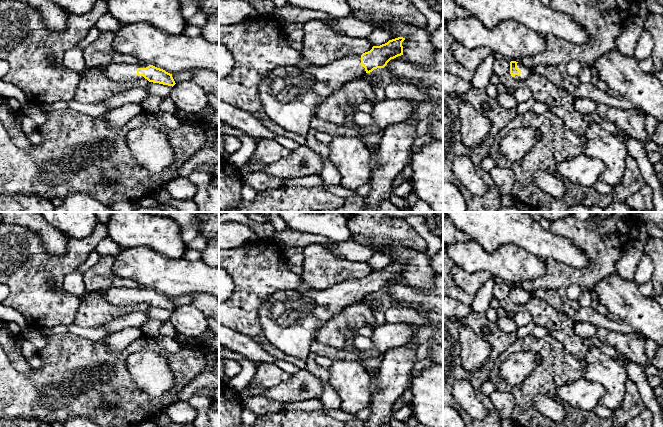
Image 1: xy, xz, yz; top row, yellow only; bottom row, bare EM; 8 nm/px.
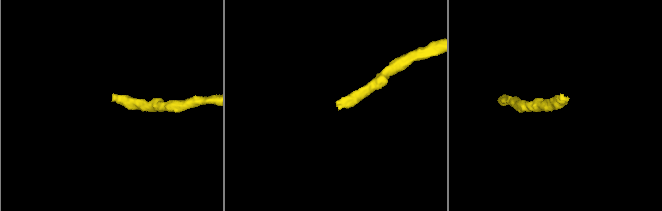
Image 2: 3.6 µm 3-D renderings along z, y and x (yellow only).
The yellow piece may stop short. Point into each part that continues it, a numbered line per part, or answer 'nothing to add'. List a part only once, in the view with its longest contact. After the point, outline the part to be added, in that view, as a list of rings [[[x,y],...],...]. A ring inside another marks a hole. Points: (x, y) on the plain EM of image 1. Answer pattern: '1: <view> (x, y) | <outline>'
1: xy (122, 296) | [[[138,286],[136,288],[119,287],[103,289],[101,290],[101,294],[109,303],[113,305],[127,306],[145,303],[143,300],[137,299],[137,293],[146,292],[148,290],[148,288],[141,286]]]

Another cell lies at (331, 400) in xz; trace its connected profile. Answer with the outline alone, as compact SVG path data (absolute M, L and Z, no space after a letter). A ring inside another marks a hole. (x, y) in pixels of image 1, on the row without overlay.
M315 359L307 360L306 369L314 374L321 382L323 391L320 400L323 403L323 408L335 410L339 409L341 406L341 399L329 383L329 369L319 366Z

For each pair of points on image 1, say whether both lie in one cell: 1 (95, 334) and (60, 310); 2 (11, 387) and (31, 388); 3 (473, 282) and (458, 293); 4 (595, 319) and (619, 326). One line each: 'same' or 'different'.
1: different
2: same
3: different
4: same

